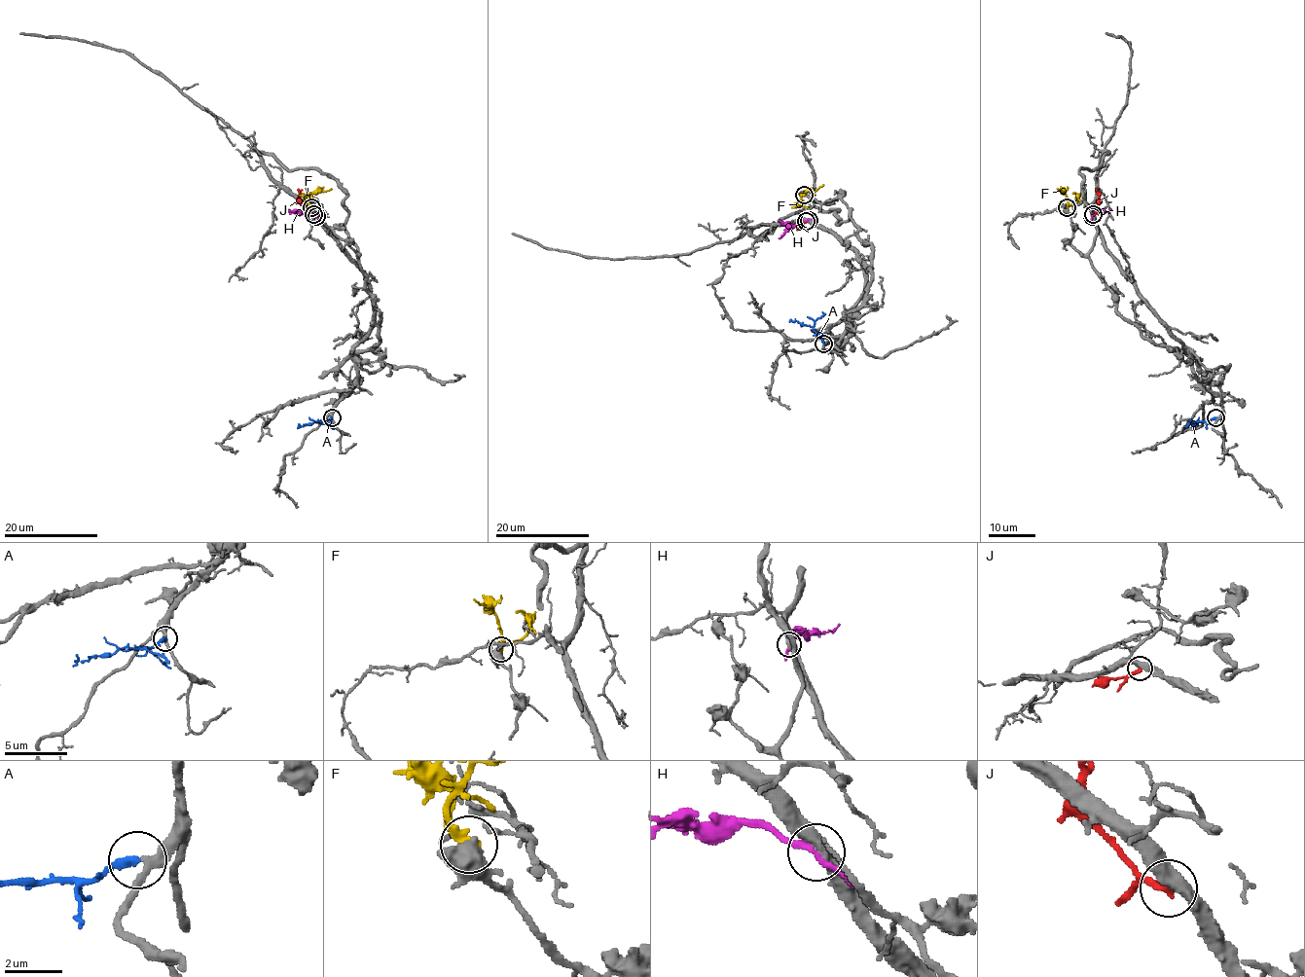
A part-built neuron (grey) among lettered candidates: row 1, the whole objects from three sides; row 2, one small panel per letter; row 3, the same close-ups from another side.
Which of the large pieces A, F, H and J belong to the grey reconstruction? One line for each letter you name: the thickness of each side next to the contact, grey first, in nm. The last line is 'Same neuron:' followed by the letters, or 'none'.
A: calibres 300 and 300 nm
F: calibres 500 and 260 nm
Same neuron: A, F

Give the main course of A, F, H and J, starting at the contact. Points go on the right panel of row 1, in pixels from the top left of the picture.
A: (1215, 417), (1196, 423), (1194, 428)
F: (1067, 206), (1067, 196), (1056, 188)
H: (1093, 216), (1111, 209)
J: (1094, 213), (1099, 201), (1096, 189)

